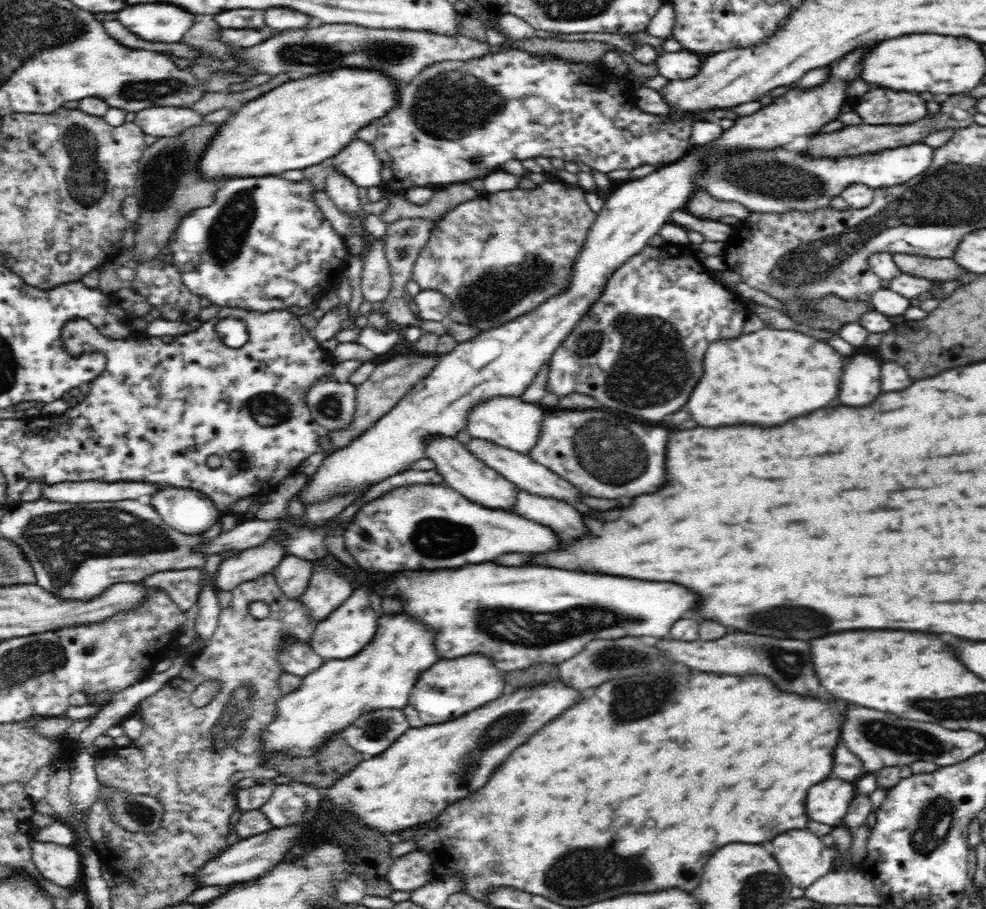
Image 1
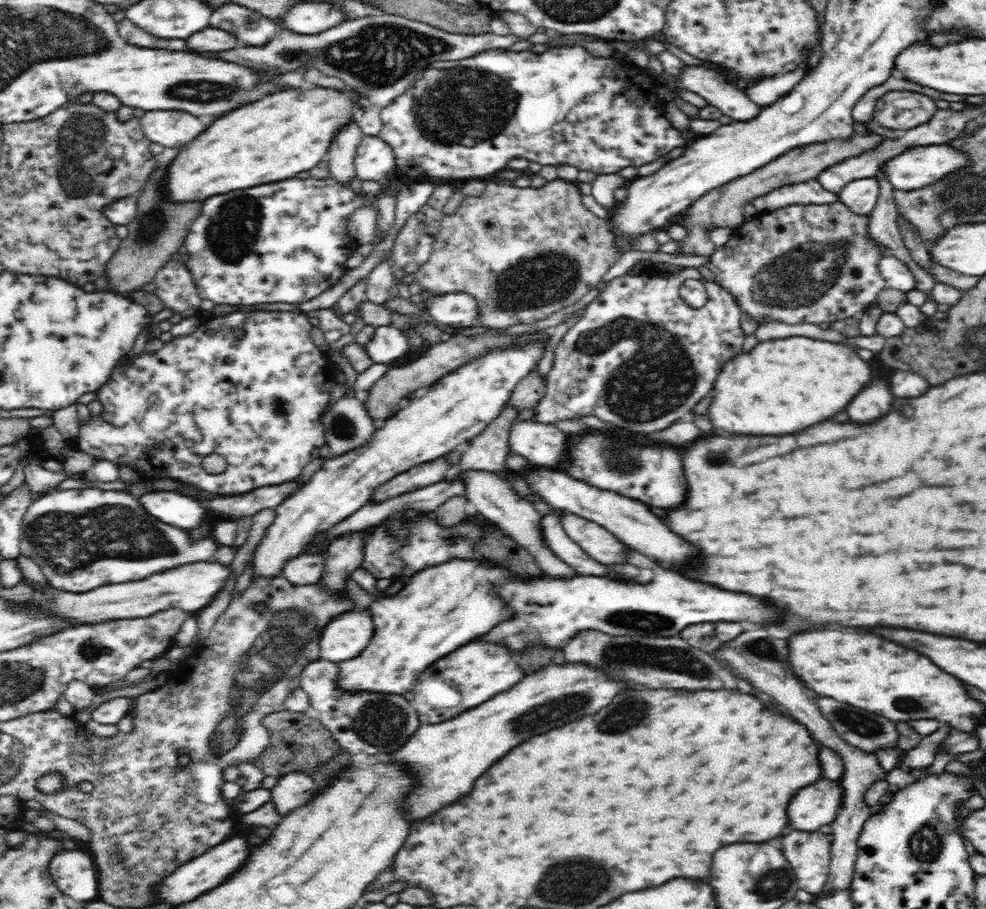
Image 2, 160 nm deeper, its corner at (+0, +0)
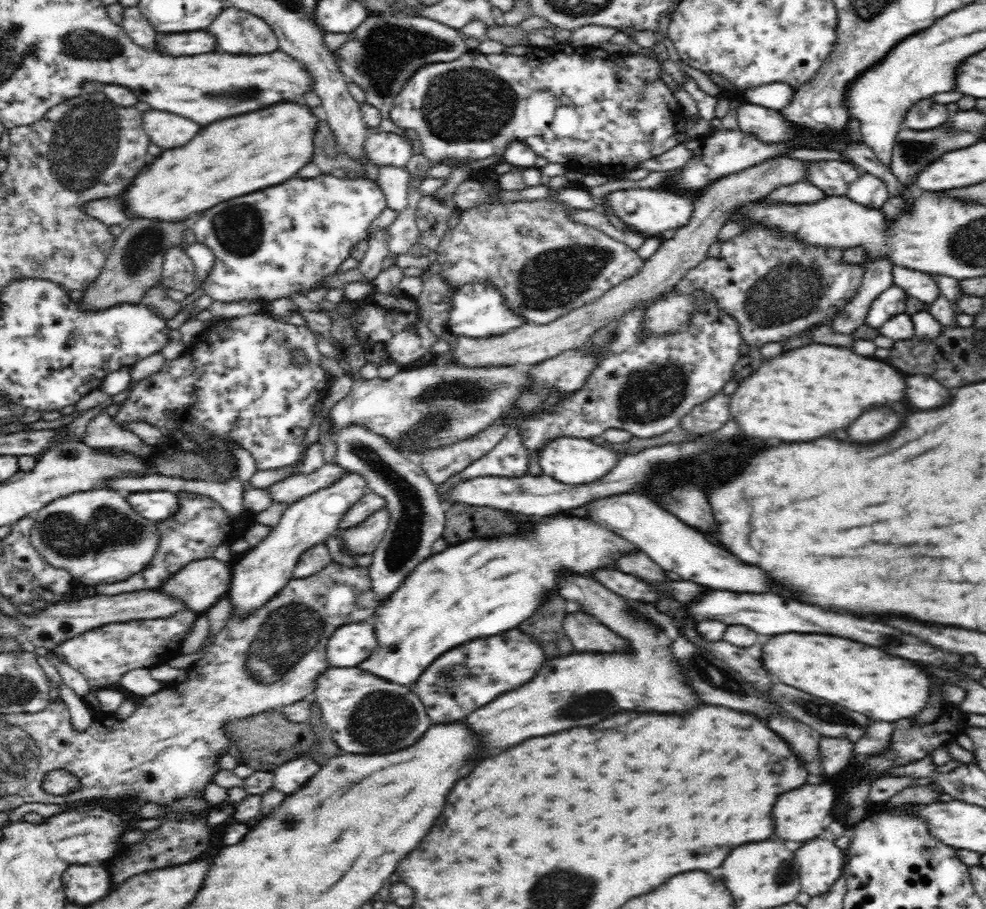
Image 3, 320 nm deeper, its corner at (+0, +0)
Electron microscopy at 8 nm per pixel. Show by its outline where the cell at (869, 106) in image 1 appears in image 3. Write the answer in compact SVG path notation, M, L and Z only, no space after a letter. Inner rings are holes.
M922 100L910 108L906 114L906 126L912 130L928 130L940 127L948 121L946 105L936 104L934 100Z

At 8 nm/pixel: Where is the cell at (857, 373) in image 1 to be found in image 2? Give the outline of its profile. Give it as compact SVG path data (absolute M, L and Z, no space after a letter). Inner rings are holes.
M876 378L852 400L852 404L848 408L848 416L850 416L850 422L870 424L870 422L882 418L884 414L888 414L890 406L892 406L890 388L884 380Z

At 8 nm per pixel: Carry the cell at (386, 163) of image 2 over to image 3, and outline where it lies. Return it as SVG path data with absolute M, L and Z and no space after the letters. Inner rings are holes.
M379 130L365 140L365 153L376 166L404 168L412 153L412 140L403 133L394 134Z

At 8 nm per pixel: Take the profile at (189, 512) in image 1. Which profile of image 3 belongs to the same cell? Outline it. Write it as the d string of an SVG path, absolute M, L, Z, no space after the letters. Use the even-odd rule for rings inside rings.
M166 491L128 492L126 501L138 515L151 520L164 520L178 510L178 495Z

